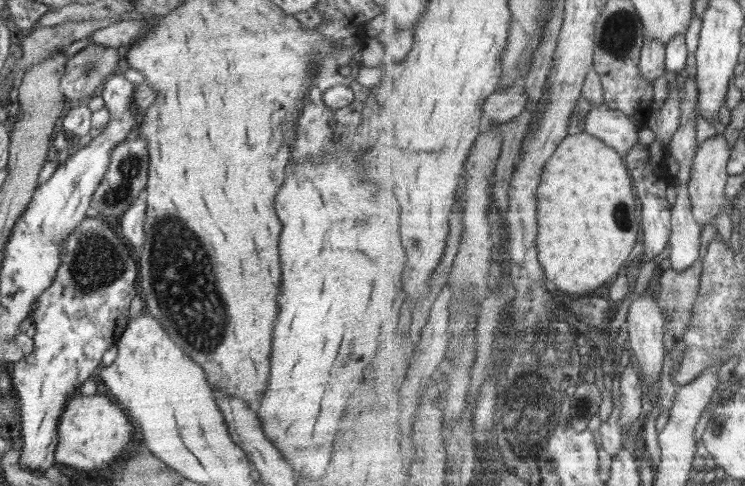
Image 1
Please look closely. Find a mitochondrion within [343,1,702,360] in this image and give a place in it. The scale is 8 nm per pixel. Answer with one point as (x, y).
(618, 36)

